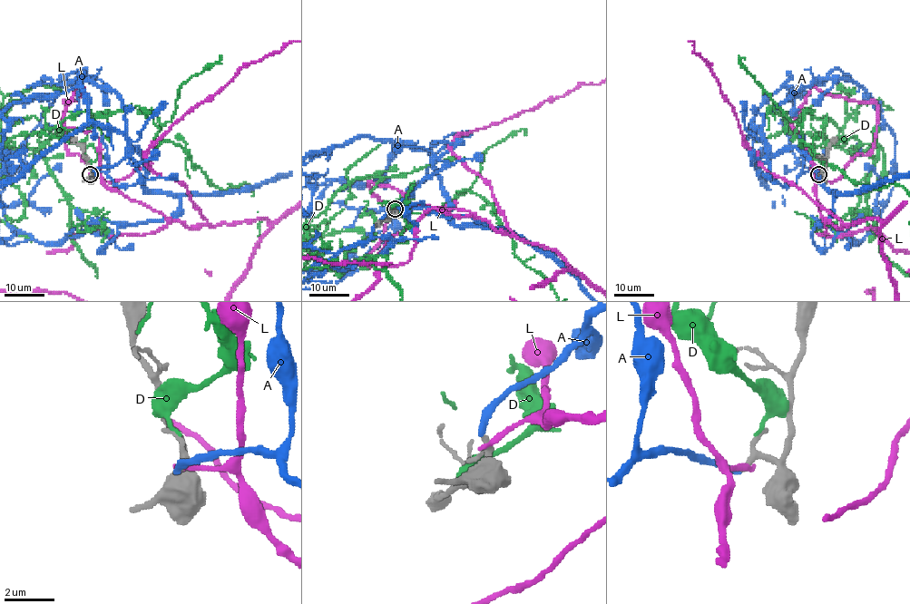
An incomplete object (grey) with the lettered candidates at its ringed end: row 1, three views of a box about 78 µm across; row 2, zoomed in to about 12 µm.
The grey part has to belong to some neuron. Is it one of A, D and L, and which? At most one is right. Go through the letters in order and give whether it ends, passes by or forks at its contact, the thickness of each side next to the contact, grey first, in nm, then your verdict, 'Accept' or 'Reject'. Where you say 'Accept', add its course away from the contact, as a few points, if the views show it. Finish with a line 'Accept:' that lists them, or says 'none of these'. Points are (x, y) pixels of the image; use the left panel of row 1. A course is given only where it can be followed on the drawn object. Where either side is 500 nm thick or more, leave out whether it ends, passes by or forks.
A: It ends there. Thickness 190 nm (grey) against 280 nm. Accept
D: It ends there. Thickness 150 nm (grey) against 190 nm. Reject
L: It ends there. Thickness 240 nm (grey) against 240 nm. Reject
Accept: A

